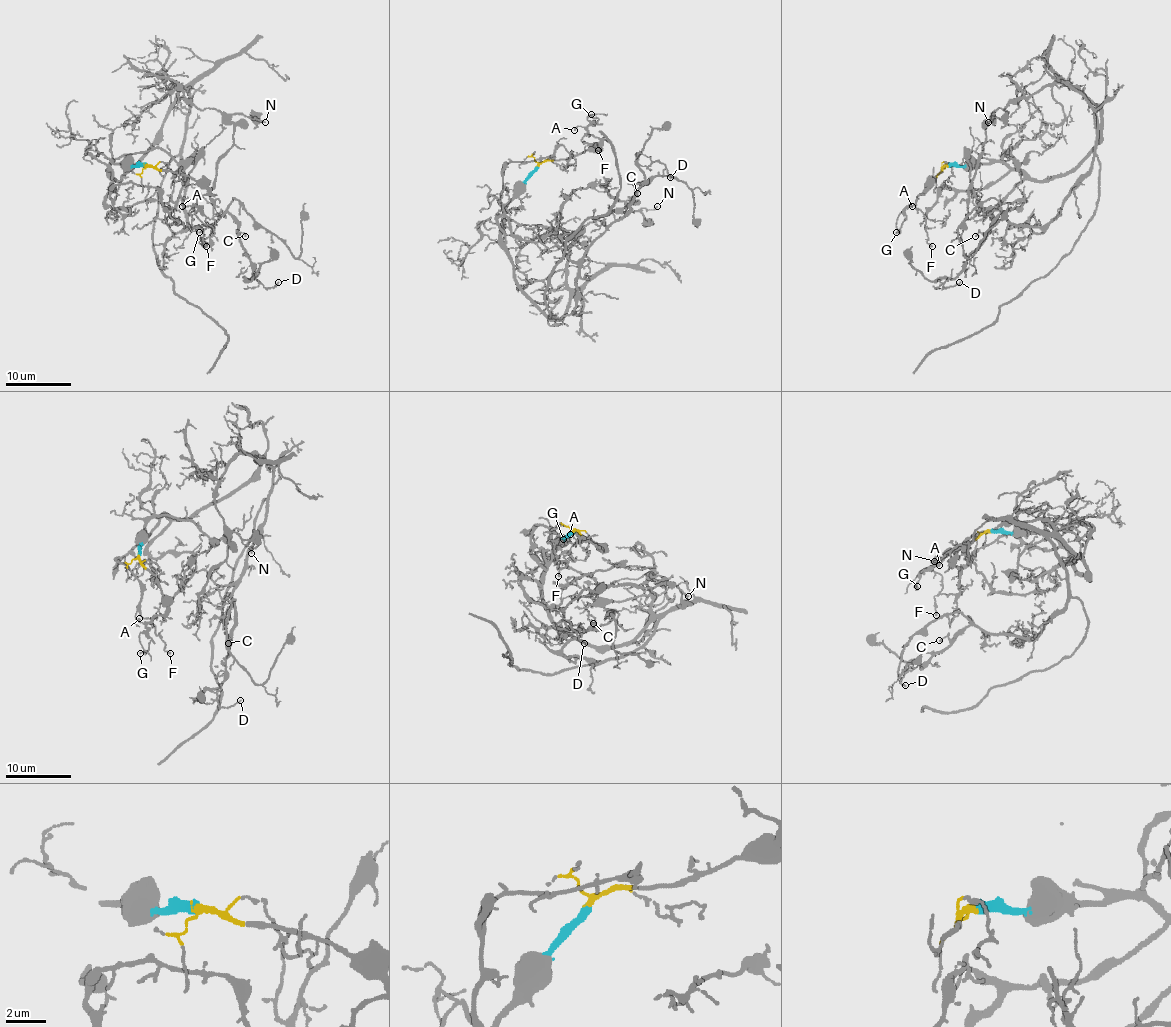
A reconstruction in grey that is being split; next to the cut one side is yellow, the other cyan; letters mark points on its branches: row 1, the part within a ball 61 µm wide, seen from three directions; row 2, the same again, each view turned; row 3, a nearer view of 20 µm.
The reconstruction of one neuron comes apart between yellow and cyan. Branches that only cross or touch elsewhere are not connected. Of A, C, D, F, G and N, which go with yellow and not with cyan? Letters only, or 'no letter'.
A, F, G

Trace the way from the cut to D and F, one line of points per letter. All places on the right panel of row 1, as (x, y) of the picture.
D: (948, 165), (1065, 176), (1098, 108), (1061, 209), (1034, 227), (1001, 212), (944, 288), (960, 281)
F: (948, 165), (942, 168), (916, 201), (925, 224), (927, 242), (932, 247)

